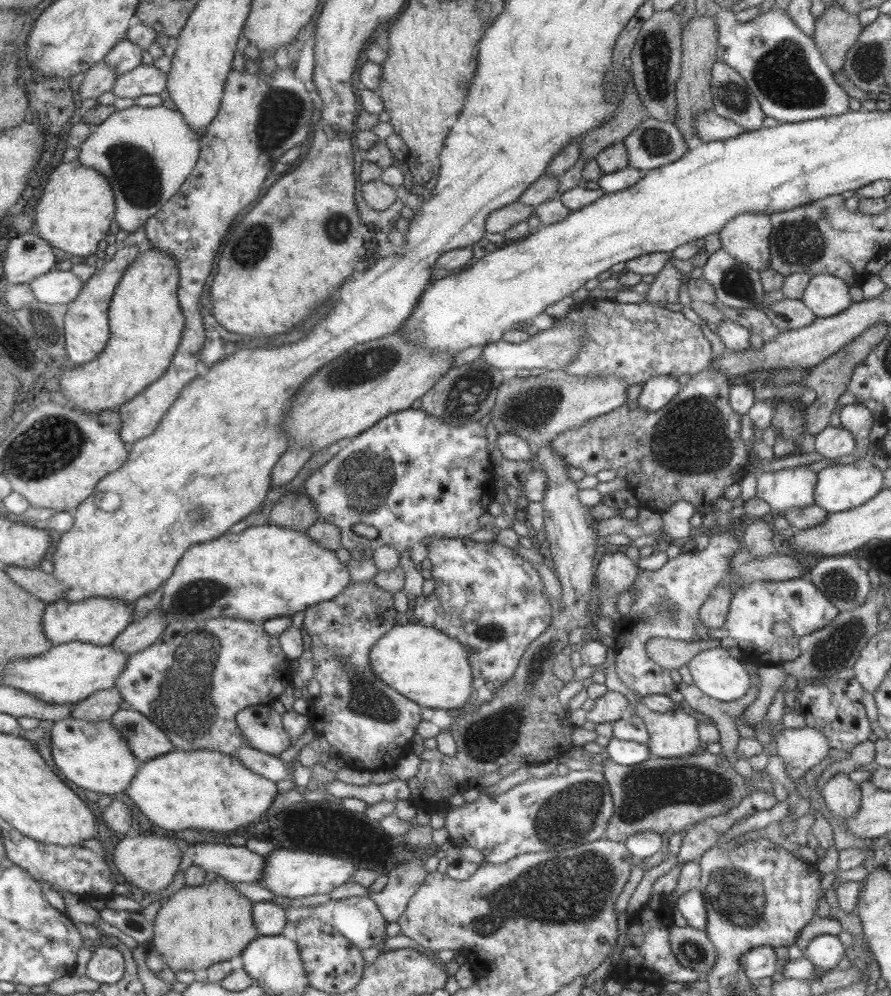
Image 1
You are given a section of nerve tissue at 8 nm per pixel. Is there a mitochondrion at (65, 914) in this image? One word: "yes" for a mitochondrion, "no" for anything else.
no

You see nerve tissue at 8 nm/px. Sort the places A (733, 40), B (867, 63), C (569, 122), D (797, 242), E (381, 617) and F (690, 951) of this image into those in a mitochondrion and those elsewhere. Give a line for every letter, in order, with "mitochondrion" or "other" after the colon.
A: other
B: mitochondrion
C: other
D: mitochondrion
E: other
F: mitochondrion

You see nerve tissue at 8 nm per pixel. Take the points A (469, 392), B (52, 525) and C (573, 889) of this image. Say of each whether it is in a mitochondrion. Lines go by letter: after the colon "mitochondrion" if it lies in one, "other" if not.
A: mitochondrion
B: other
C: mitochondrion

